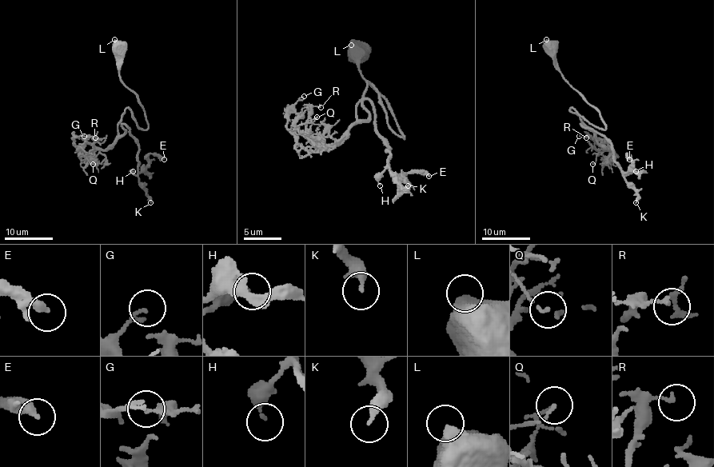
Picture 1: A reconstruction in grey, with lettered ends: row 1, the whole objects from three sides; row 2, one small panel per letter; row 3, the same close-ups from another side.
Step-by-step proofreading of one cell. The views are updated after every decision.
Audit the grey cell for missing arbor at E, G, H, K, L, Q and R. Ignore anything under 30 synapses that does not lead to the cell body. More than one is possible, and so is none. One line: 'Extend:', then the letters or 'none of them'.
Extend: none of them

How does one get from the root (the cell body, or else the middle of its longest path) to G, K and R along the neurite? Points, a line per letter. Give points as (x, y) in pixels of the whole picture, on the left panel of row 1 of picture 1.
G: (133, 115), (126, 108), (117, 124), (117, 138), (105, 149), (83, 153), (73, 143), (73, 140), (84, 136)
K: (133, 115), (126, 108), (121, 121), (129, 127), (129, 132), (138, 145), (138, 183), (145, 190), (150, 202)
R: (133, 115), (126, 108), (117, 124), (117, 138), (105, 149), (97, 149), (86, 142), (89, 137), (95, 137)

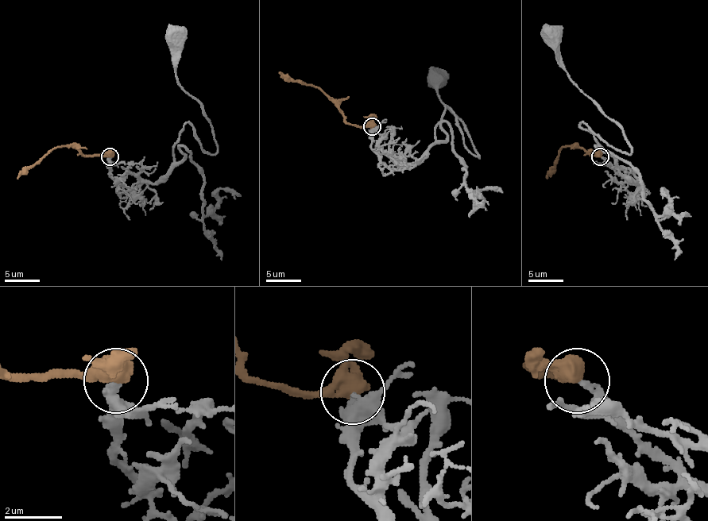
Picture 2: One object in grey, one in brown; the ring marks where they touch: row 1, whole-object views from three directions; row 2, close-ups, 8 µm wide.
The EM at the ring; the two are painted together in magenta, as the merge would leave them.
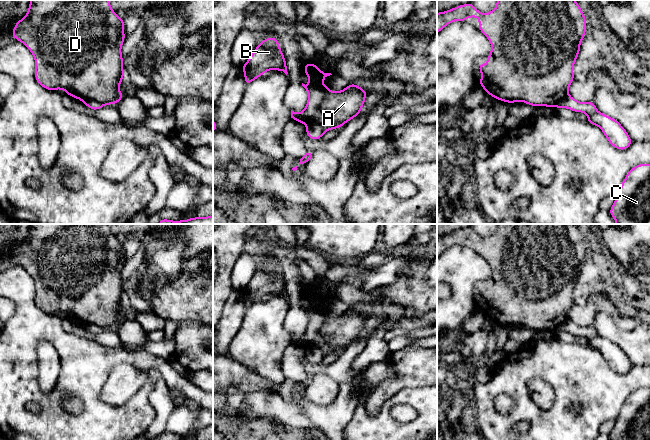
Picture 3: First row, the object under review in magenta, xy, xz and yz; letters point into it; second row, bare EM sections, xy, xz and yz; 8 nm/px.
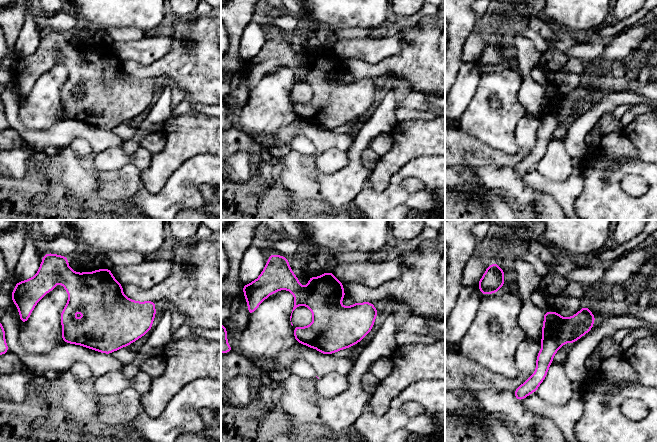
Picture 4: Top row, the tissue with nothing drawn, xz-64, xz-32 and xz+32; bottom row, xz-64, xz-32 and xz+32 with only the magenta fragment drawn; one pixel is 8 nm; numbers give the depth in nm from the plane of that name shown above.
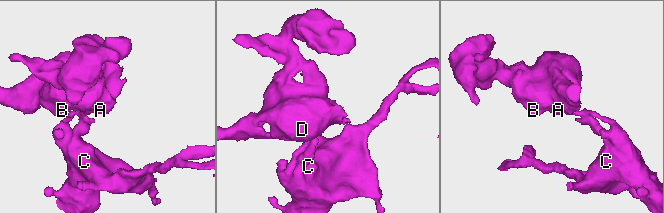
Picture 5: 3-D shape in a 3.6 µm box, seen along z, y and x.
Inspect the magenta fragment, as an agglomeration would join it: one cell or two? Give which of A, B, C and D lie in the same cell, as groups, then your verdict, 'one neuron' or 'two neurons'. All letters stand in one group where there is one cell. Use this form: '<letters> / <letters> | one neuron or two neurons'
A B D / C | two neurons

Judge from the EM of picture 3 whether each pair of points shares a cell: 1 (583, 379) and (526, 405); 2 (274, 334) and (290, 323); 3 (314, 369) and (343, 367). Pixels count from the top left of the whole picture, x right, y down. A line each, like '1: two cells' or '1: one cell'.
1: one cell
2: two cells
3: one cell

